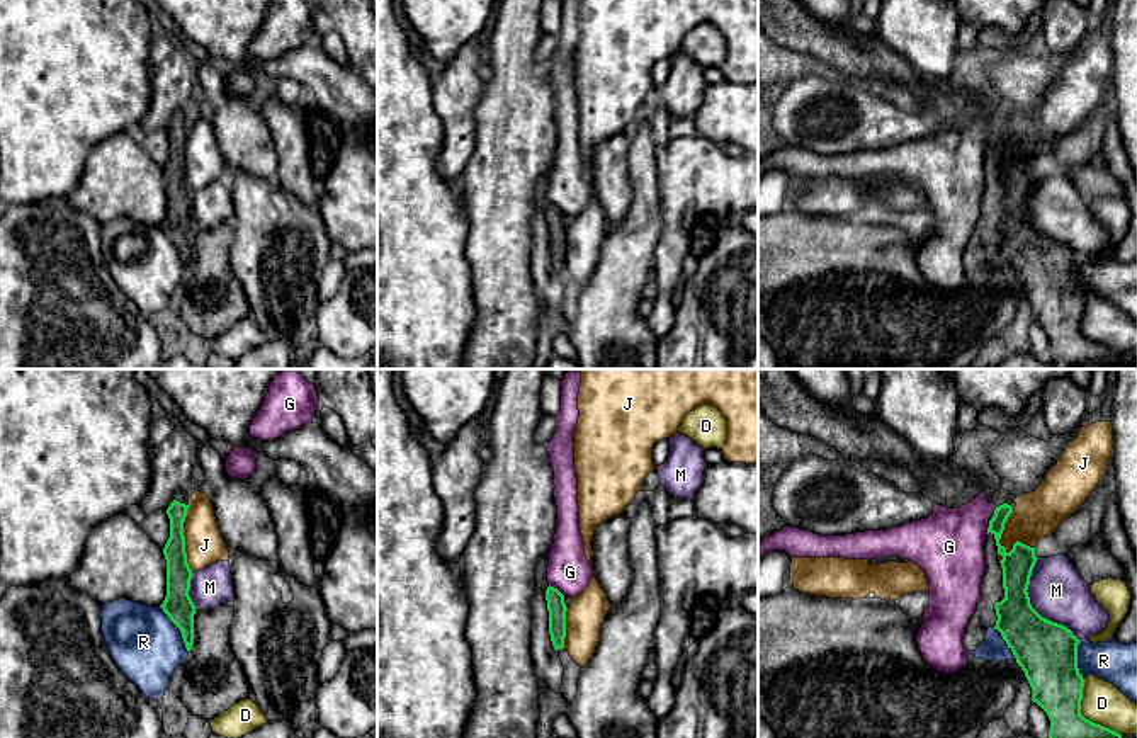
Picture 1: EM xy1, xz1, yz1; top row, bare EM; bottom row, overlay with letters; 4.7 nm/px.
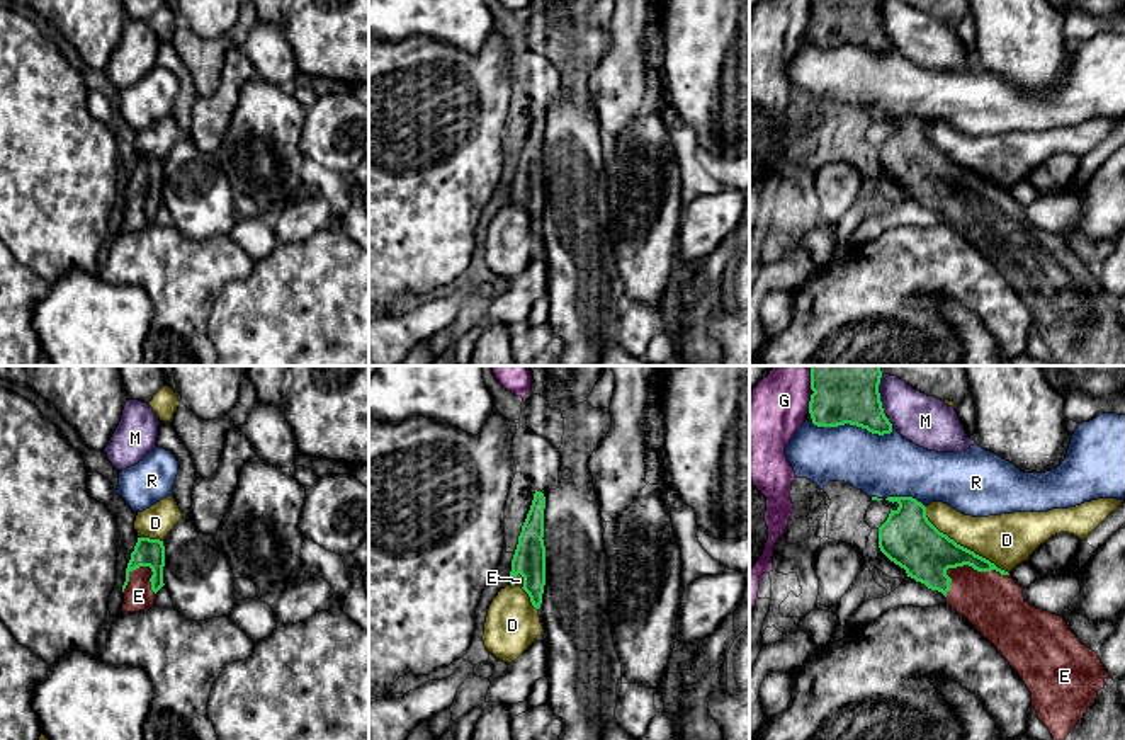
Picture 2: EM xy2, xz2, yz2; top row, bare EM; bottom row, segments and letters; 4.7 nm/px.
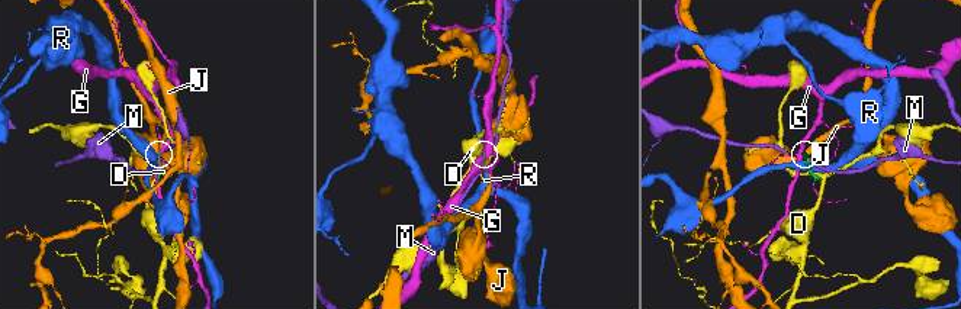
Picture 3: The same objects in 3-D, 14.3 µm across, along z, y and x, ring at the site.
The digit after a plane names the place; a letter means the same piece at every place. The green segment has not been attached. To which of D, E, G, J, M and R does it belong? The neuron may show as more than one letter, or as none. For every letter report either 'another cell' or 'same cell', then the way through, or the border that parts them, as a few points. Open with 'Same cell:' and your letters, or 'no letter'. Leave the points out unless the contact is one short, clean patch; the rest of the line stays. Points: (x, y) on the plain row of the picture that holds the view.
Same cell: E
D: another cell
E: same cell
G: another cell; border xz1 (549, 203), (563, 215)
J: another cell; border yz1 (1013, 130), (1000, 158), (1006, 172)
M: another cell
R: another cell

